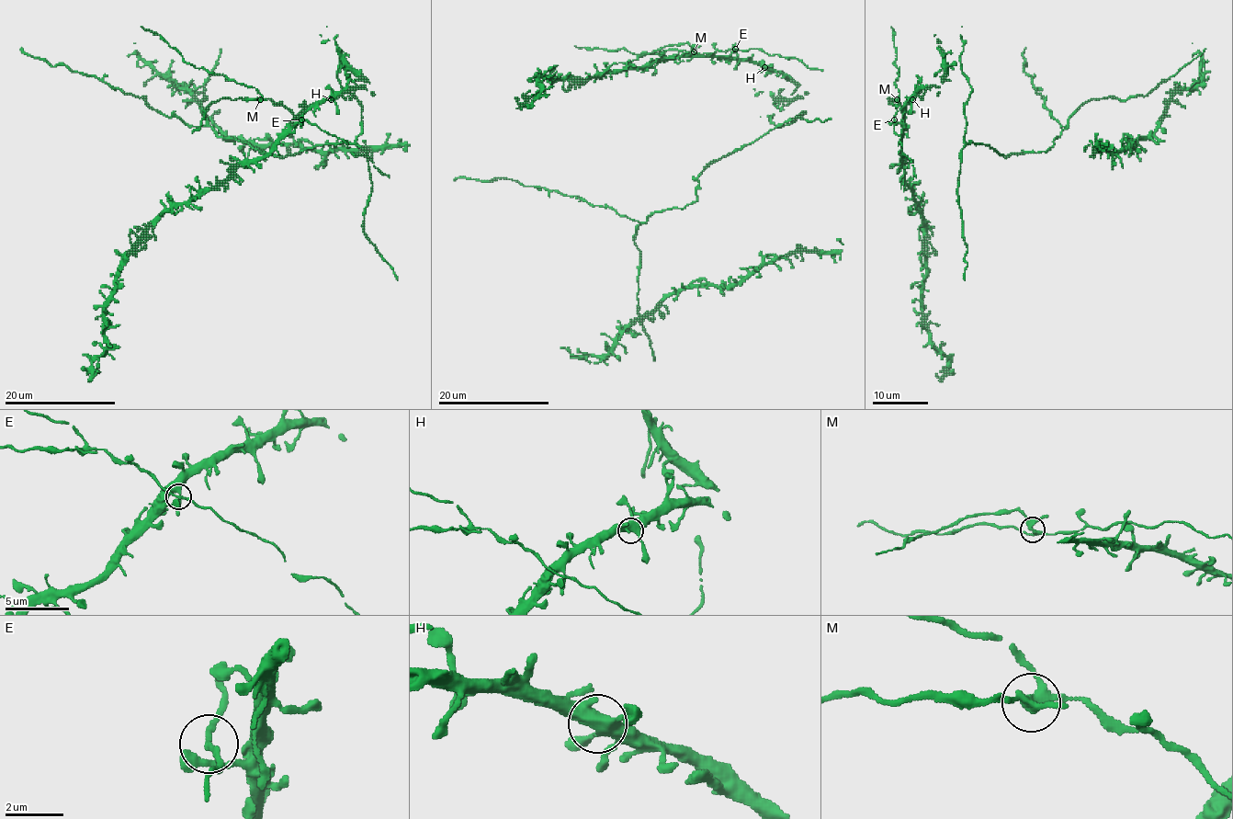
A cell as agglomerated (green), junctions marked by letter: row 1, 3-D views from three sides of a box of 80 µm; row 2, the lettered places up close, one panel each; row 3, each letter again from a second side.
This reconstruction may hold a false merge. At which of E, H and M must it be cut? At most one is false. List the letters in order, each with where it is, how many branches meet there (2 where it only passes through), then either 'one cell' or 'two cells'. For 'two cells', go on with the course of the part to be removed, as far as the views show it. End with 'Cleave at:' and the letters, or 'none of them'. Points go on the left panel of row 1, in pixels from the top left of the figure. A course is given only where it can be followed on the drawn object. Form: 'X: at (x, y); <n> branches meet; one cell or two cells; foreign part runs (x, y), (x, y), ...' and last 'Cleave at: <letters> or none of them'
E: at (301, 119); 4 branches meet; one cell
H: at (331, 99); 4 branches meet; one cell
M: at (260, 99); 4 branches meet; two cells; foreign part runs (260, 100), (220, 98), (209, 107), (202, 125), (192, 133)
Cleave at: M

